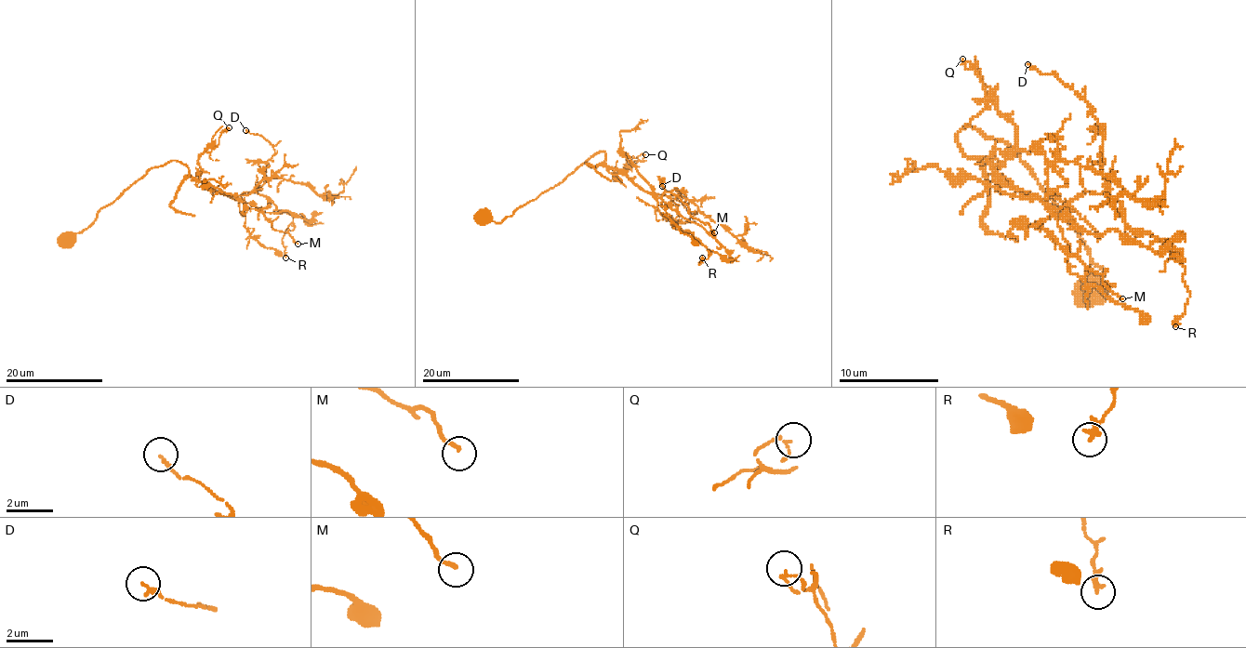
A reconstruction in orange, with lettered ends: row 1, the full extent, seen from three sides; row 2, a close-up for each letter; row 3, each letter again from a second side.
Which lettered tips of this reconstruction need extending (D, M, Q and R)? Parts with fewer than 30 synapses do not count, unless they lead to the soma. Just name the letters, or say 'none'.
none

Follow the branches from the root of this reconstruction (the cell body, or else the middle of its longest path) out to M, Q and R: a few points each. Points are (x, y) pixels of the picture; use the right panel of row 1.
M: (992, 169), (1008, 184), (1038, 199), (1050, 211), (1040, 226), (1088, 269), (1100, 273), (1103, 282), (1122, 298)
Q: (992, 169), (1005, 159), (1005, 154), (1015, 144), (1015, 126), (985, 97), (985, 86), (975, 64), (962, 59)
R: (992, 169), (1057, 209), (1088, 191), (1107, 194), (1133, 229), (1162, 239), (1183, 264), (1190, 294), (1175, 326)

